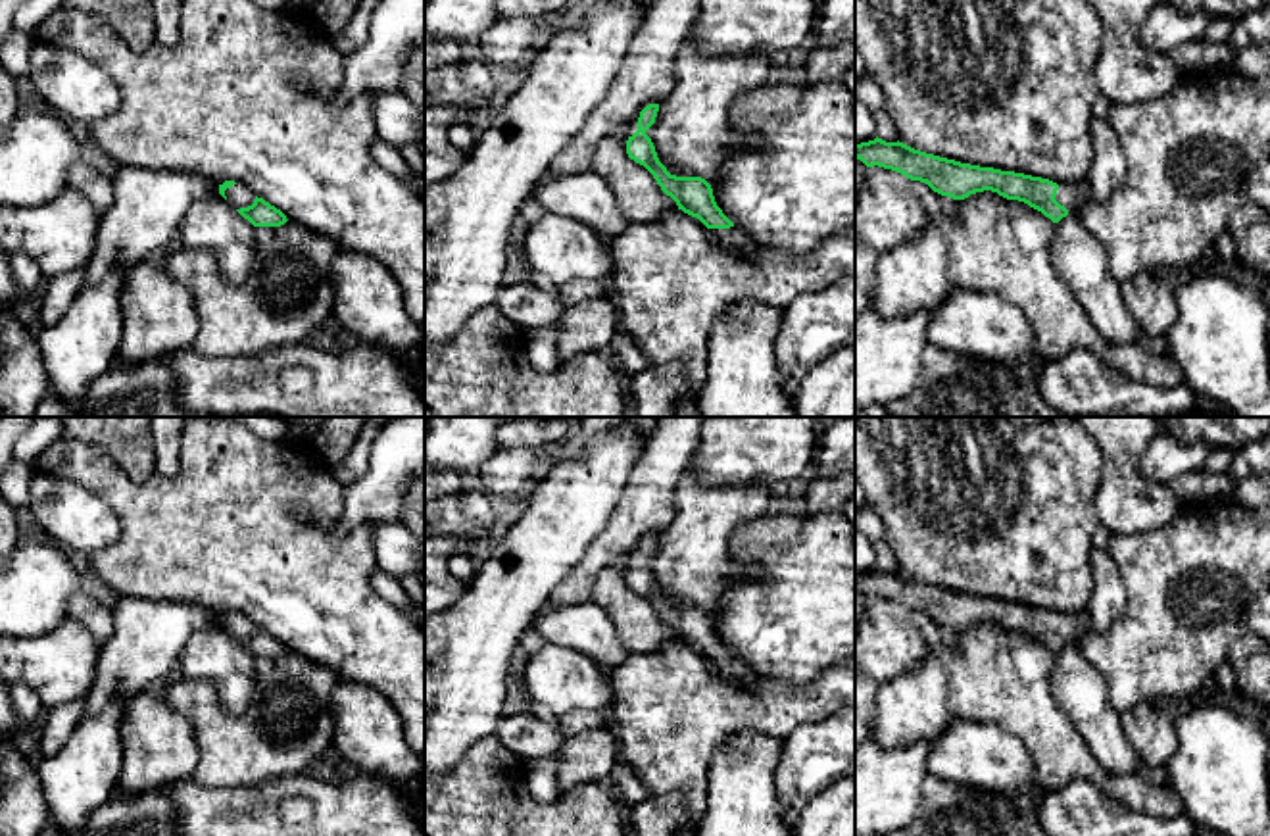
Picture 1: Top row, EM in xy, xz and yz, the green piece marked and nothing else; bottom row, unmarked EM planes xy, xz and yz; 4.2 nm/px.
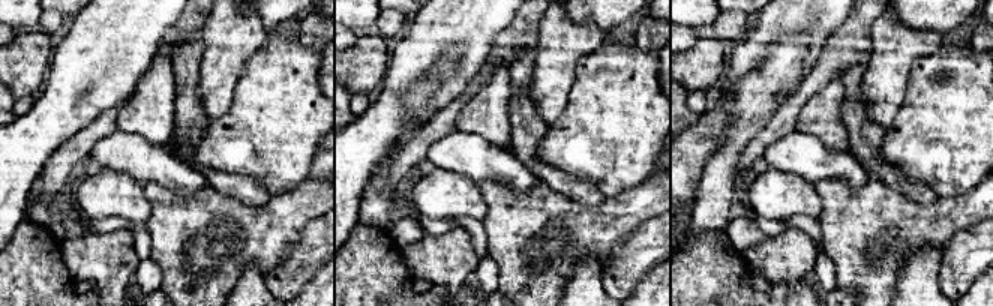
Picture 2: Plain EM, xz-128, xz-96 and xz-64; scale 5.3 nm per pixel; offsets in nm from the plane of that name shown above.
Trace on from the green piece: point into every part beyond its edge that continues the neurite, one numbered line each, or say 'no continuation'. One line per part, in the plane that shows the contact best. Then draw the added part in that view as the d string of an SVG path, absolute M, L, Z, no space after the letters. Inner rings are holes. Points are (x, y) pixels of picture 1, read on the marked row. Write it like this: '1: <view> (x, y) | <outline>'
1: yz (1073, 196) | M1086 183L1059 184L1055 200L1068 211L1078 211L1084 204L1089 202L1089 190Z

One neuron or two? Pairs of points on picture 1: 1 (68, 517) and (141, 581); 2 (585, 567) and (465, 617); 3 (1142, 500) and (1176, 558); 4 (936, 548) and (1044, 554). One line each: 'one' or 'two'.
1: two
2: two
3: two
4: one

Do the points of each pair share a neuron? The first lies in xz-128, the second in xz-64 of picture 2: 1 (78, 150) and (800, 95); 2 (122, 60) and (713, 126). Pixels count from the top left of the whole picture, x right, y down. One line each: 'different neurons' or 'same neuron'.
1: same neuron
2: same neuron

